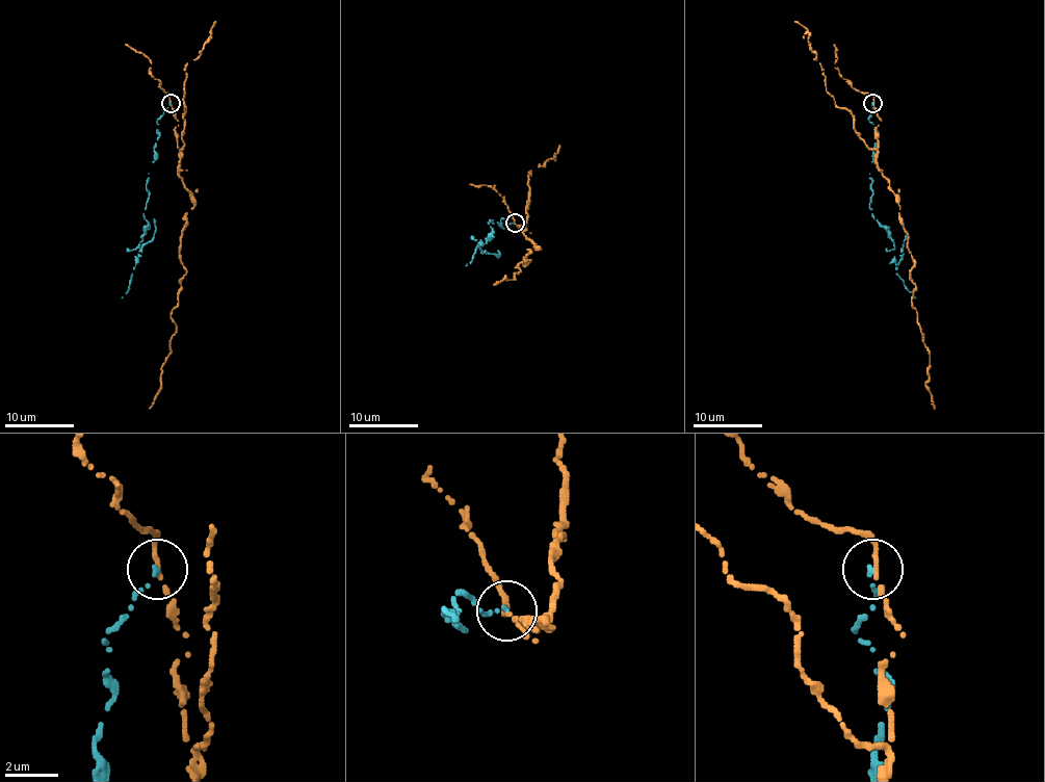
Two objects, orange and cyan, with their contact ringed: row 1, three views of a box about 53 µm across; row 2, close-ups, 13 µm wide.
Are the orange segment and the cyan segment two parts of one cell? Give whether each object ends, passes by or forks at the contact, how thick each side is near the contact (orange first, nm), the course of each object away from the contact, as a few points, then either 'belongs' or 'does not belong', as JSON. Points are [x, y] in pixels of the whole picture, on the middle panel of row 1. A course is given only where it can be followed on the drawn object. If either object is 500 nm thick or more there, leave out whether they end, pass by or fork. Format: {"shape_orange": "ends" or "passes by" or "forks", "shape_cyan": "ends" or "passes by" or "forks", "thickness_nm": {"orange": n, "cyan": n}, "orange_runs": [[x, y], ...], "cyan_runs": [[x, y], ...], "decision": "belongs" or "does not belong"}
{"shape_orange": "passes by", "shape_cyan": "ends", "thickness_nm": {"orange": 170, "cyan": 140}, "orange_runs": [[515, 224], [538, 250], [515, 267], [513, 279], [494, 284]], "cyan_runs": [[515, 224], [501, 220], [502, 227], [487, 222], [492, 234], [478, 244], [481, 253], [497, 257], [497, 250]], "decision": "does not belong"}

